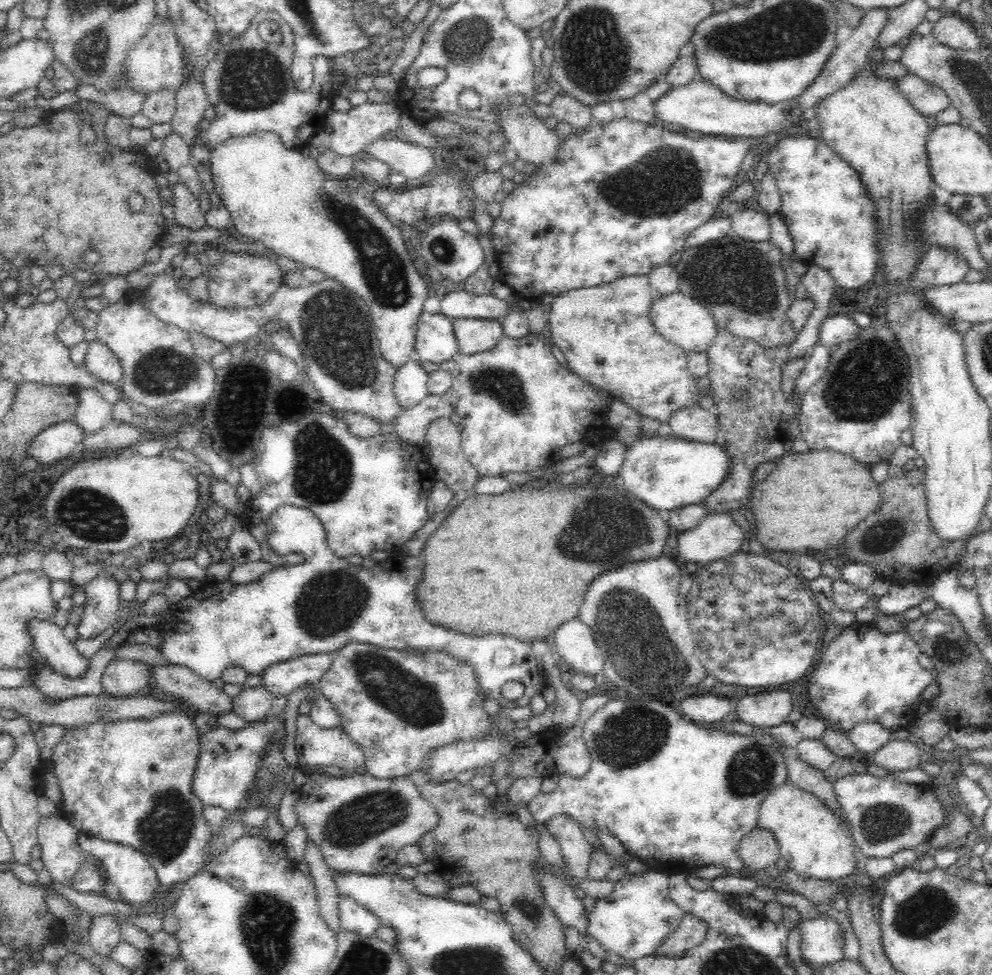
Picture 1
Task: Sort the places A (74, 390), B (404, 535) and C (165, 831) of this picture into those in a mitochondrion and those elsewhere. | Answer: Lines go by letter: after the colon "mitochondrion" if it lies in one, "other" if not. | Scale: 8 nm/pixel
A: other
B: other
C: mitochondrion

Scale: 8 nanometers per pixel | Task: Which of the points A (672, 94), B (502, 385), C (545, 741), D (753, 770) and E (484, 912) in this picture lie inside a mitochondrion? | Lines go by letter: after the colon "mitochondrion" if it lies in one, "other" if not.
A: other
B: mitochondrion
C: other
D: mitochondrion
E: other

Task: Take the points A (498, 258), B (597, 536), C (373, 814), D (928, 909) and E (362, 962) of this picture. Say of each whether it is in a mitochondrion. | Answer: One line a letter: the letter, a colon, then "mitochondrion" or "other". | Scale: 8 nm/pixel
A: other
B: mitochondrion
C: mitochondrion
D: mitochondrion
E: mitochondrion

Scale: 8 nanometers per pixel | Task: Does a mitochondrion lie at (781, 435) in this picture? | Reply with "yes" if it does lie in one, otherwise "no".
no

